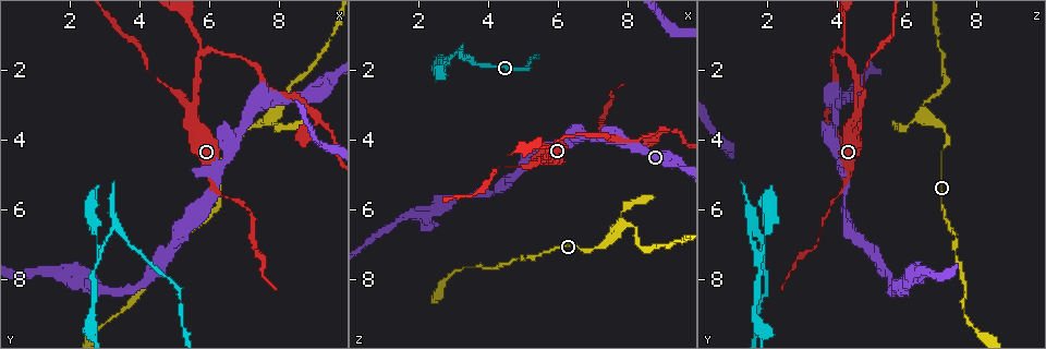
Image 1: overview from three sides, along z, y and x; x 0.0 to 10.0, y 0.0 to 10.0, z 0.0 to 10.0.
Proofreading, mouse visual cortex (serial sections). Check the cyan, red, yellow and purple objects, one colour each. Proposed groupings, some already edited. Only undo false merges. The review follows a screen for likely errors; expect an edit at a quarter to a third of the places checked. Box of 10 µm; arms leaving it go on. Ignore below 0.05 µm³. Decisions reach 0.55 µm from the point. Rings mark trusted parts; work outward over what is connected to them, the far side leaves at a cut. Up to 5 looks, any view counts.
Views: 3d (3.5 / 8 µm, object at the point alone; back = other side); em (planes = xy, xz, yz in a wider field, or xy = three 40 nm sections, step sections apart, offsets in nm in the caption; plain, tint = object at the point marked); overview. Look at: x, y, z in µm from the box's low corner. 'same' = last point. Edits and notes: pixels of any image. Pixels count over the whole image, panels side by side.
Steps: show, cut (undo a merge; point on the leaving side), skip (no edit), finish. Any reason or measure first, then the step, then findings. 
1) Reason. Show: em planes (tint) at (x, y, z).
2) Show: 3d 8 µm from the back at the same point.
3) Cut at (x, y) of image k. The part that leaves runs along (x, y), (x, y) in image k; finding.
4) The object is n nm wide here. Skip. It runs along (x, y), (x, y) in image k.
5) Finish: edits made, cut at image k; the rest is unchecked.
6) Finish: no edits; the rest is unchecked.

Show: 3d 3.5 µm at (5.50, 3.20, 4.60).

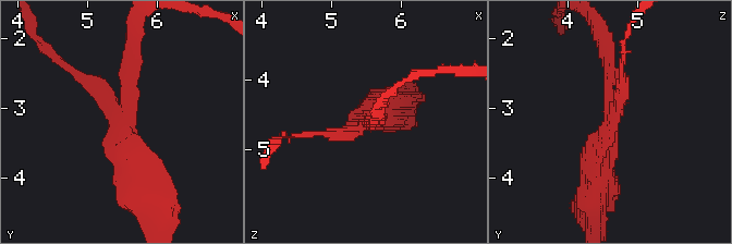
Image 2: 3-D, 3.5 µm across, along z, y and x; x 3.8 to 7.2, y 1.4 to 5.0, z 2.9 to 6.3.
3 arms meet here. Cut at (130, 65) of image 2. The part that leaves runs along (127, 101), (131, 31) in image 2; a second cell is stuck on.

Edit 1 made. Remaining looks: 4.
Sharp bend. Show: 3d 3.5 µm at (3.30, 6.50, 1.60).

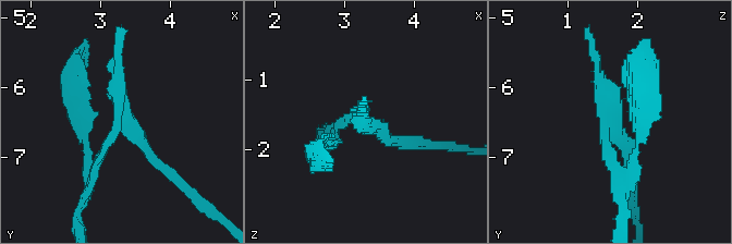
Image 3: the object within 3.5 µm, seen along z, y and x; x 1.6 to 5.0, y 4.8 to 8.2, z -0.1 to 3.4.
Need the tissue. Show: em xy step 5 (tint) at (3.30, 6.45, 1.65).

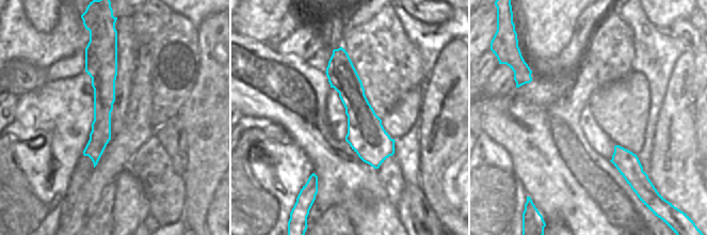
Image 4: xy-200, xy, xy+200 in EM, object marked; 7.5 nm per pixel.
Cut at (326, 133) of image 3. The part that leaves runs along (118, 125), (94, 169), (77, 216) in image 3; two cells meet here.

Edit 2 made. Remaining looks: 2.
Finish: edits made, cut at image 2, cut at image 3; the rest is unchecked.

